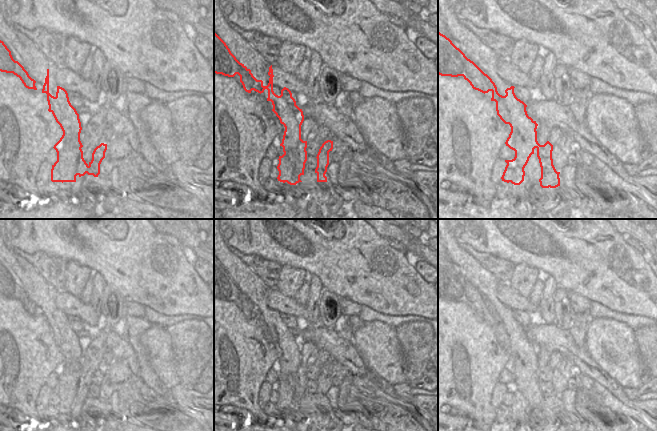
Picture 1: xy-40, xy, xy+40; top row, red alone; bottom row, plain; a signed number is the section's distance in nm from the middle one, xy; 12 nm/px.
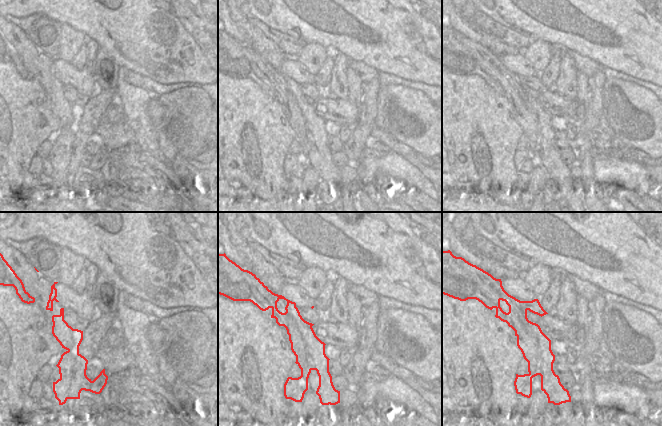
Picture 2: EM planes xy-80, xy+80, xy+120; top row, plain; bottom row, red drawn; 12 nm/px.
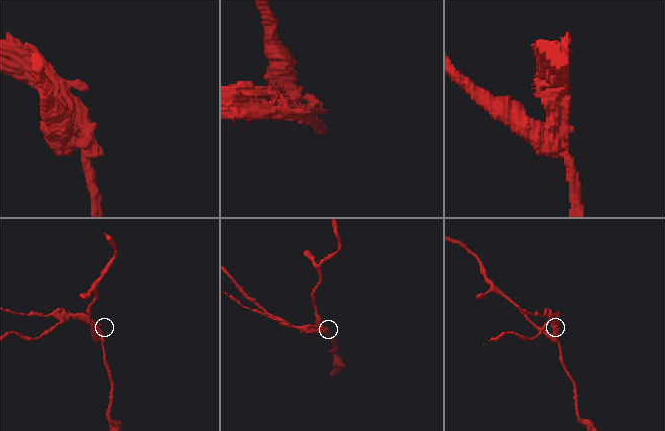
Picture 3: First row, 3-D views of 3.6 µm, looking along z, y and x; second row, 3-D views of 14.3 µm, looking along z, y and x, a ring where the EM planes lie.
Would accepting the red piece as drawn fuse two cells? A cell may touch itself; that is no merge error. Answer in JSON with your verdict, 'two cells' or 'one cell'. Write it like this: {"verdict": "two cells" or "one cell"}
{"verdict": "two cells"}

